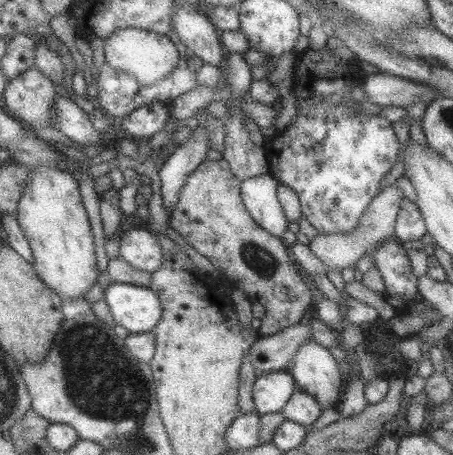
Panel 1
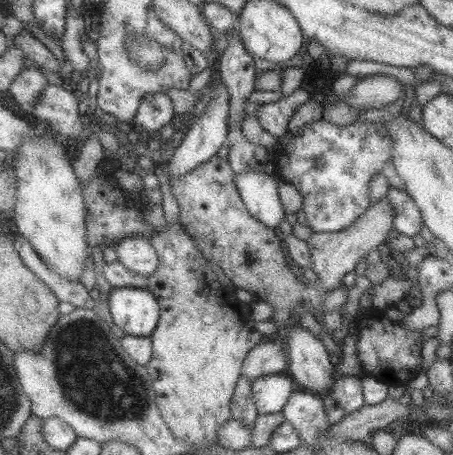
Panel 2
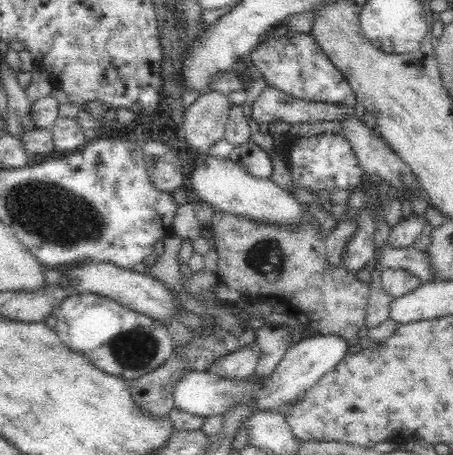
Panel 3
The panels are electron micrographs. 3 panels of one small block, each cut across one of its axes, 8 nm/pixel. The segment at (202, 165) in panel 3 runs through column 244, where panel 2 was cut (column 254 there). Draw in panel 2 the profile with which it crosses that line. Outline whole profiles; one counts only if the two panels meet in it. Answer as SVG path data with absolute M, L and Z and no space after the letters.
M249 170L249 172L239 172L235 174L235 186L239 190L239 196L243 200L243 204L247 206L249 214L259 220L261 224L269 226L271 230L279 230L279 224L285 220L285 210L283 204L279 200L279 182L273 180L275 174L265 174L259 170Z

